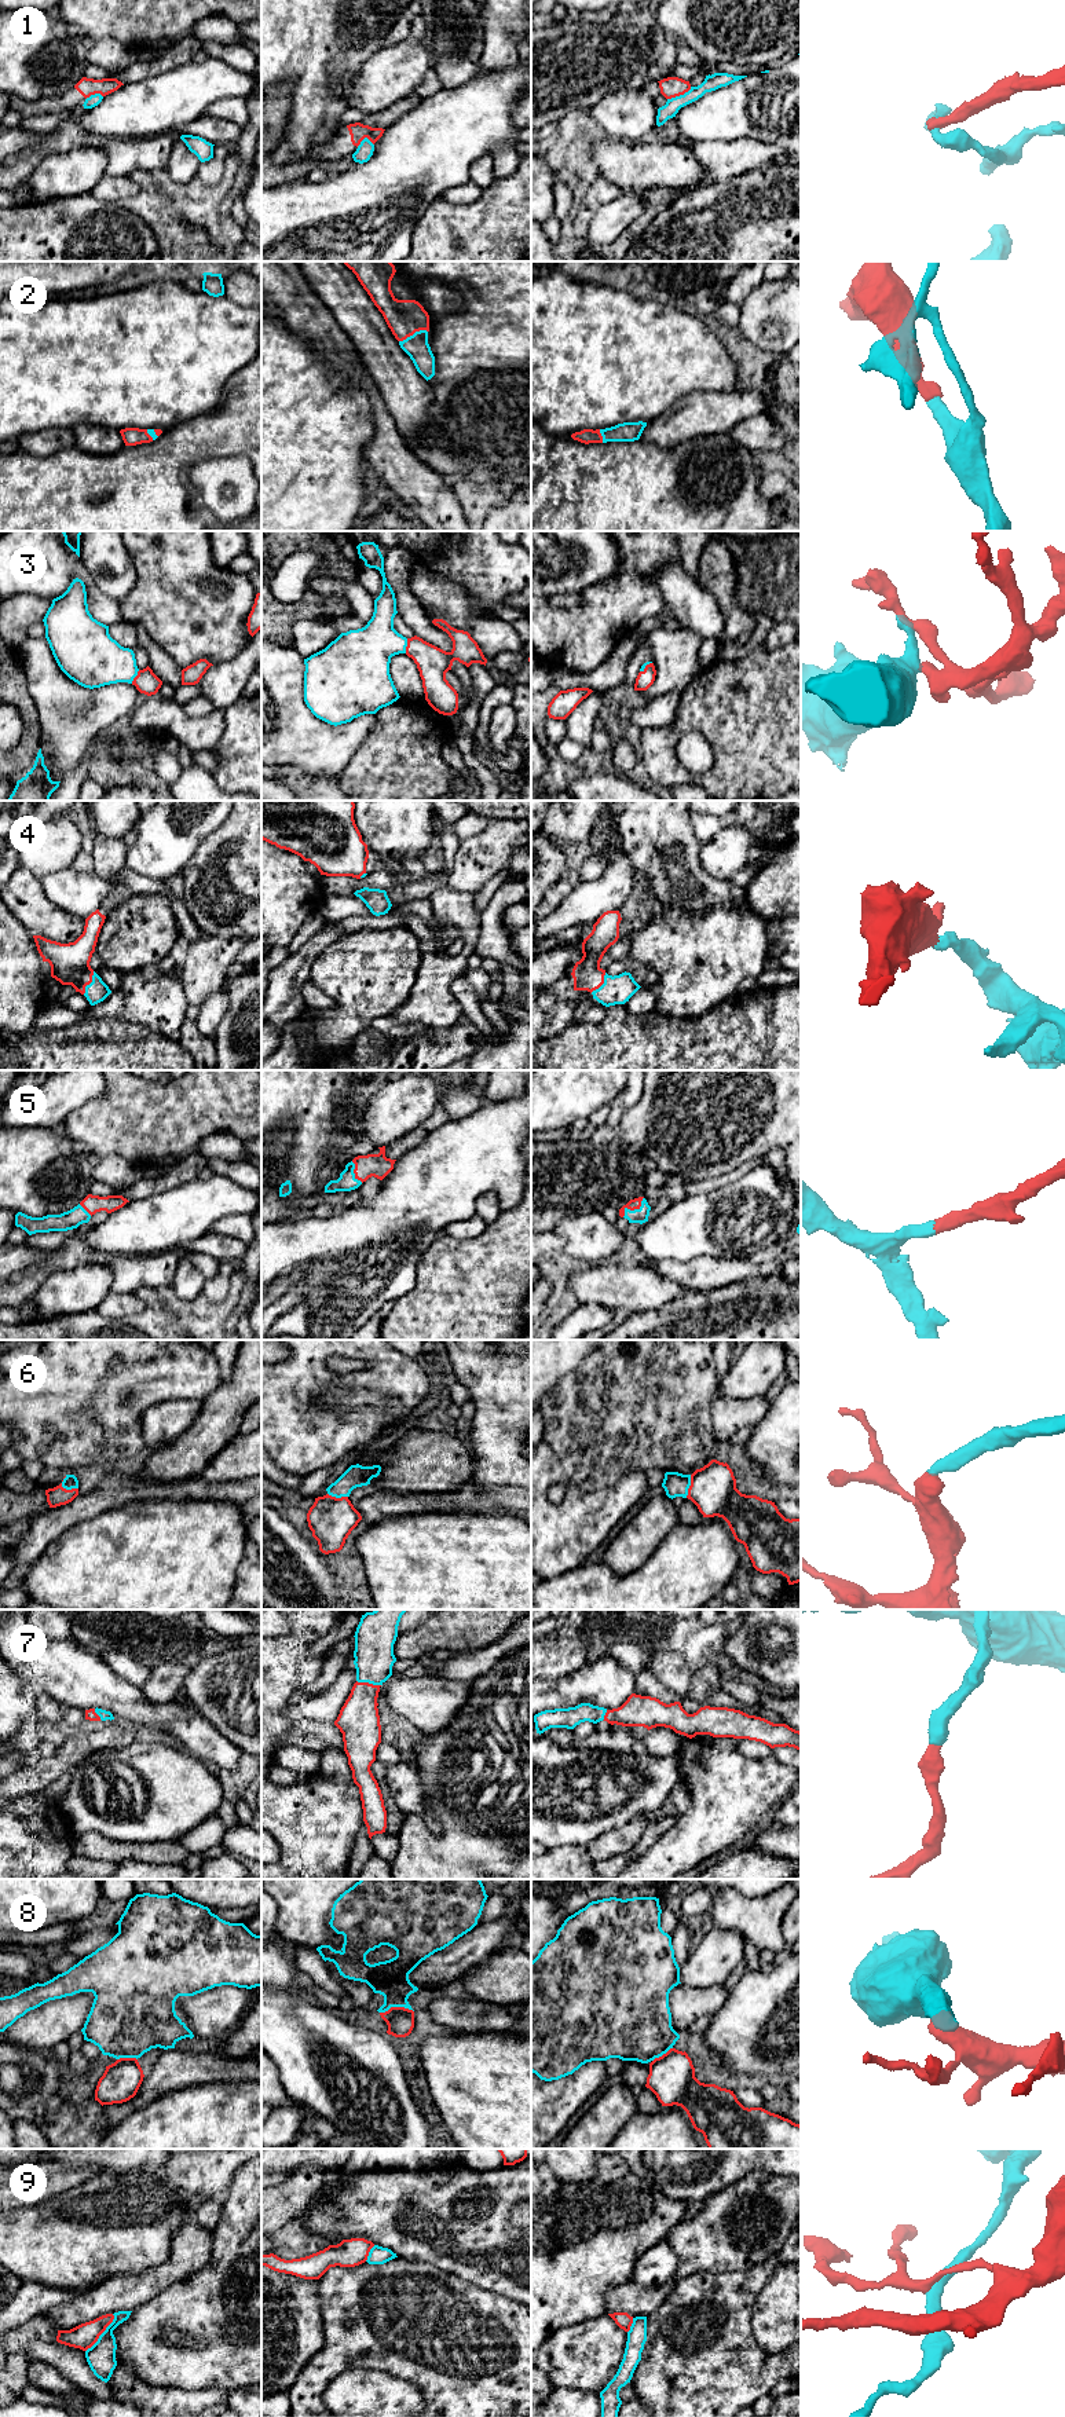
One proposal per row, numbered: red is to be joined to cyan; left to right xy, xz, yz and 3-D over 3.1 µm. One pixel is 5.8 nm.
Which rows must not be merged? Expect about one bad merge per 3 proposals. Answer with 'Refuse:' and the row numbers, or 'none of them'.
Refuse: 1, 8, 9

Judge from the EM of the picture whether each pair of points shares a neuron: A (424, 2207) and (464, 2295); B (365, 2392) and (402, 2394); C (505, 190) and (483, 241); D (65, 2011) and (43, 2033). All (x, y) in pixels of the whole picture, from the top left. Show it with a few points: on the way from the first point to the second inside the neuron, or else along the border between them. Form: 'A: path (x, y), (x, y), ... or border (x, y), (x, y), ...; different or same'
A: border (425, 2263), (432, 2263), (485, 2289); different
B: path (374, 2392), (379, 2390), (384, 2394), (392, 2394); same
C: path (505, 202), (505, 219), (496, 229); same
D: path (59, 2017), (48, 2028); same

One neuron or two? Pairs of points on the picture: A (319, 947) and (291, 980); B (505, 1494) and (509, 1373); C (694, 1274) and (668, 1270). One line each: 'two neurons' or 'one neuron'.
A: one neuron
B: two neurons
C: one neuron

